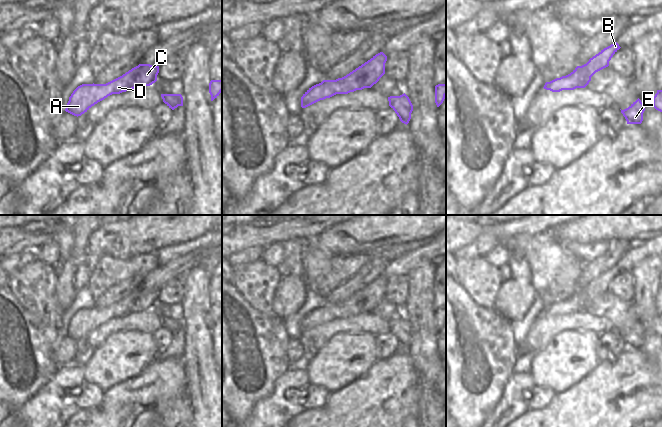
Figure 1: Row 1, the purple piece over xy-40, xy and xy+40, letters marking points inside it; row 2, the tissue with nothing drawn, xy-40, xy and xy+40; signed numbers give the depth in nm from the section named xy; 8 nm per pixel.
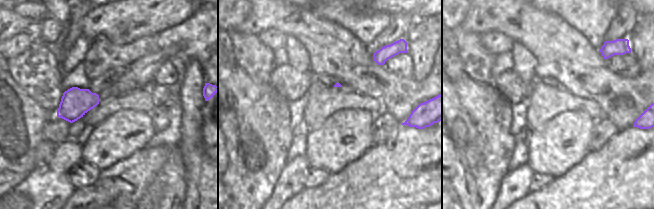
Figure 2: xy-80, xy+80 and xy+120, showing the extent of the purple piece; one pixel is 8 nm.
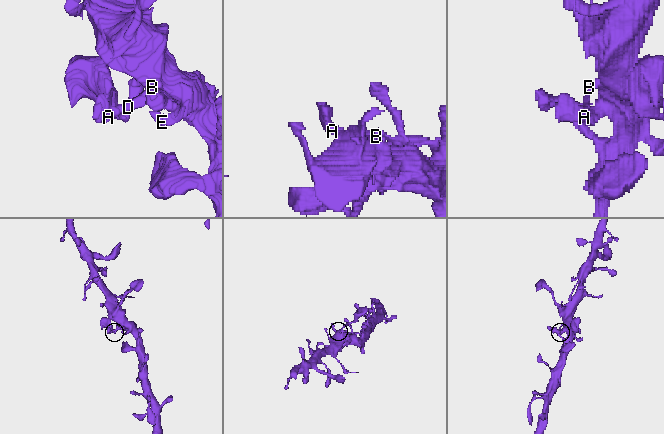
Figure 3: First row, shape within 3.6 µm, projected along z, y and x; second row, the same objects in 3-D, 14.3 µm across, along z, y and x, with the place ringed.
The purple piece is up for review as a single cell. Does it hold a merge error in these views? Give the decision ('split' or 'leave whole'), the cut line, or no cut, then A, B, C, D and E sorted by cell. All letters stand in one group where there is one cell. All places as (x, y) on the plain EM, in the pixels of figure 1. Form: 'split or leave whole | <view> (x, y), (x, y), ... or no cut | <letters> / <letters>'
leave whole | no cut | A B C D E

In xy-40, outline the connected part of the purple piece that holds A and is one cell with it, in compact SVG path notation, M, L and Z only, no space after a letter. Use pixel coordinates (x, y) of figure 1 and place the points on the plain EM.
M139 288L106 308L82 308L69 321L65 335L77 341L81 340L112 318L152 309L157 305L158 297L159 290Z

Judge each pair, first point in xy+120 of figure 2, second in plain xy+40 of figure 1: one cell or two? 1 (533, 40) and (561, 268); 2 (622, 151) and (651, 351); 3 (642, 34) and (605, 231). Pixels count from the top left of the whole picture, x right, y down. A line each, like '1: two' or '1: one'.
1: one
2: two
3: two

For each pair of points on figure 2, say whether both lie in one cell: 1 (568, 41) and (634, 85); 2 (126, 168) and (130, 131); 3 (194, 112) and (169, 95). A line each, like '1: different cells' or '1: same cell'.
1: same cell
2: different cells
3: different cells

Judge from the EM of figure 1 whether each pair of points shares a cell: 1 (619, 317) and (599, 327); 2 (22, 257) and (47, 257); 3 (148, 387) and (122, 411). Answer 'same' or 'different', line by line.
1: different
2: same
3: same

